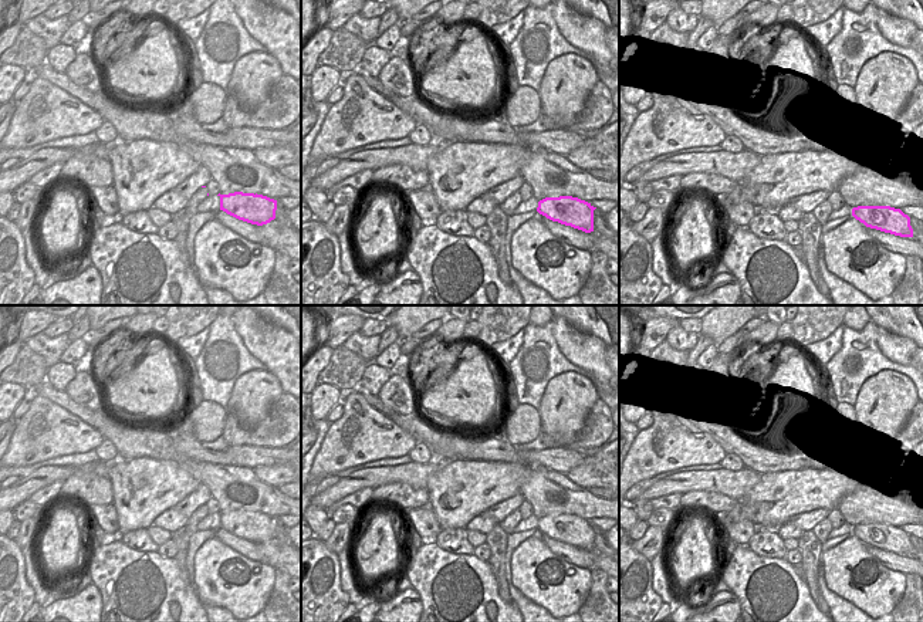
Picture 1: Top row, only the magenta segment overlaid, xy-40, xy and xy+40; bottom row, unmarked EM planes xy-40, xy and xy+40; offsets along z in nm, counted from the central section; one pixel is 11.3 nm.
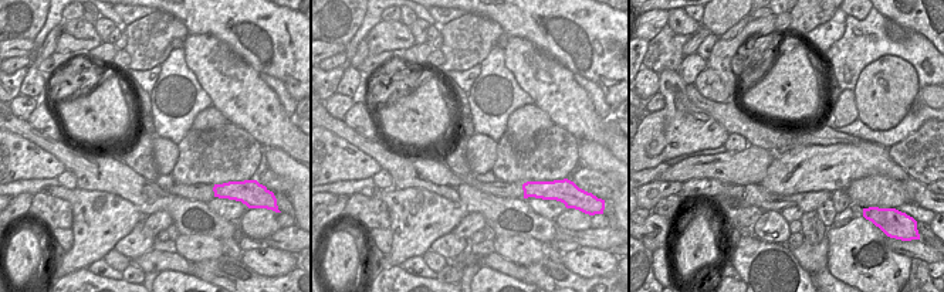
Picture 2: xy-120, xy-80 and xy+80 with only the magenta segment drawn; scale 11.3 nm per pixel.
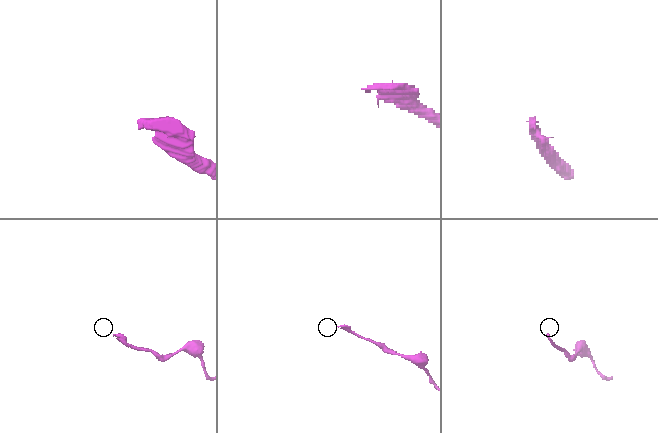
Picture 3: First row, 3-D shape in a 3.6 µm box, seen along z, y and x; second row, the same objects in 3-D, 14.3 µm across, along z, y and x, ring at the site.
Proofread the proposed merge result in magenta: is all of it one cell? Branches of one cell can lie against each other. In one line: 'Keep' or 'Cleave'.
Cleave

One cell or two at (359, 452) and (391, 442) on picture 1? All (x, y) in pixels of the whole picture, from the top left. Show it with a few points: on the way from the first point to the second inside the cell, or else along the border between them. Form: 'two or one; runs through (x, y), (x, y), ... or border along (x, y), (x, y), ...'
two; border along (362, 416), (361, 438), (368, 448), (395, 457)

